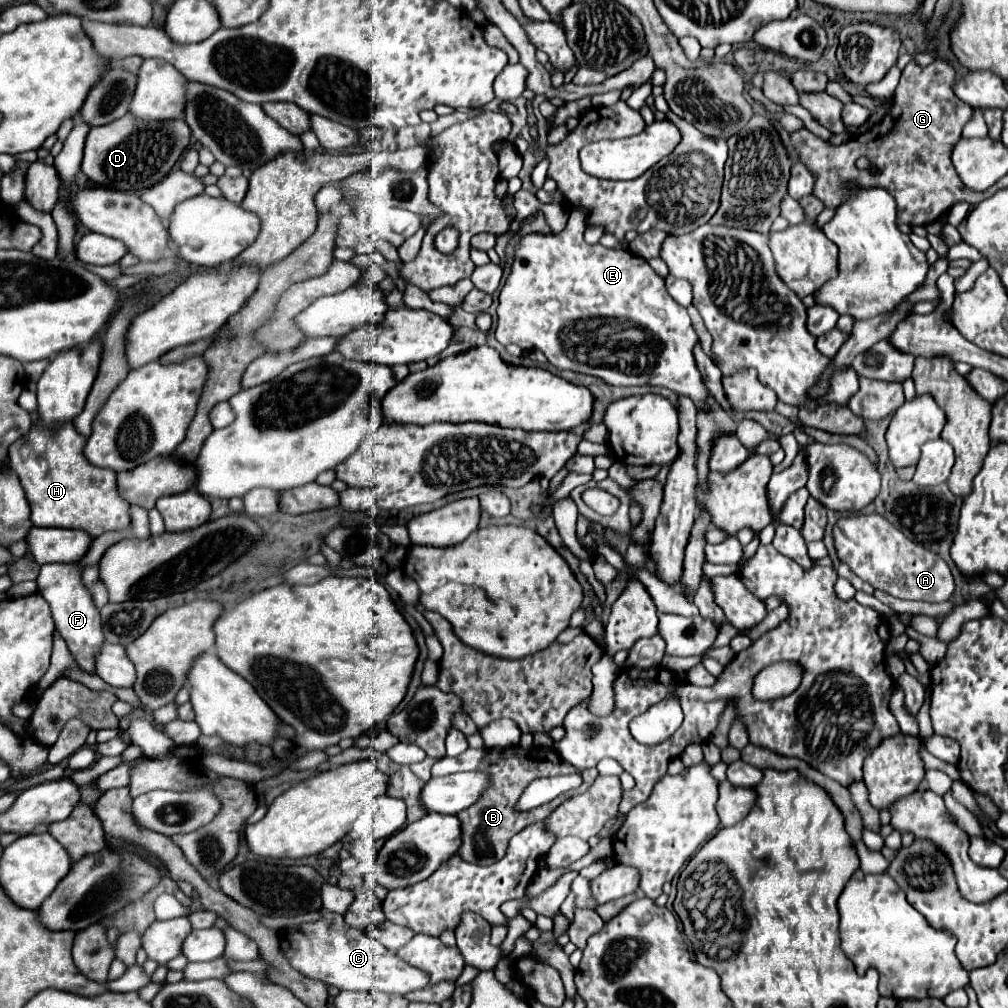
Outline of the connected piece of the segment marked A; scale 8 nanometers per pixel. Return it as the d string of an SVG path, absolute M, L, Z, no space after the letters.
M858 513L840 517L834 525L834 547L838 559L850 567L854 575L898 599L914 599L928 603L944 603L954 593L954 577L950 567L936 553L918 547L902 535L880 513Z

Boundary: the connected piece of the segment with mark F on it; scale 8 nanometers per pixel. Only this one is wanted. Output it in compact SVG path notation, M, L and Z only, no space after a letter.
M48 563L42 565L38 575L38 591L48 601L52 619L56 625L56 631L66 641L70 653L74 655L76 663L82 665L88 673L94 673L94 655L98 647L104 643L102 637L102 623L98 621L98 609L94 605L94 599L86 585L82 583L82 571L80 565L64 565L64 563Z

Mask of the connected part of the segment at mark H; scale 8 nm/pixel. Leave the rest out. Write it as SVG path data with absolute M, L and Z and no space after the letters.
M70 421L54 433L32 425L28 435L10 445L10 469L20 479L36 527L84 529L98 537L104 531L120 531L130 525L130 505L118 493L116 473L90 465L82 455L84 443L86 439Z

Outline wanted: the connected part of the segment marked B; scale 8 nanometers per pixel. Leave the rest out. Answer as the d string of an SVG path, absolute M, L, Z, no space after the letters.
M506 747L506 749L486 749L486 757L478 767L480 771L490 775L490 787L484 791L484 795L480 797L478 803L474 803L472 807L464 809L462 813L458 813L458 819L462 823L462 847L458 851L458 855L474 865L492 865L496 861L500 861L506 853L508 841L520 833L524 827L542 821L544 817L548 817L550 811L556 809L558 799L538 807L534 811L528 813L516 813L514 805L520 799L522 791L538 777L546 777L546 775L562 775L562 773L576 773L576 769L566 763L562 757L558 757L556 751L546 751L546 749L522 749L522 747Z

